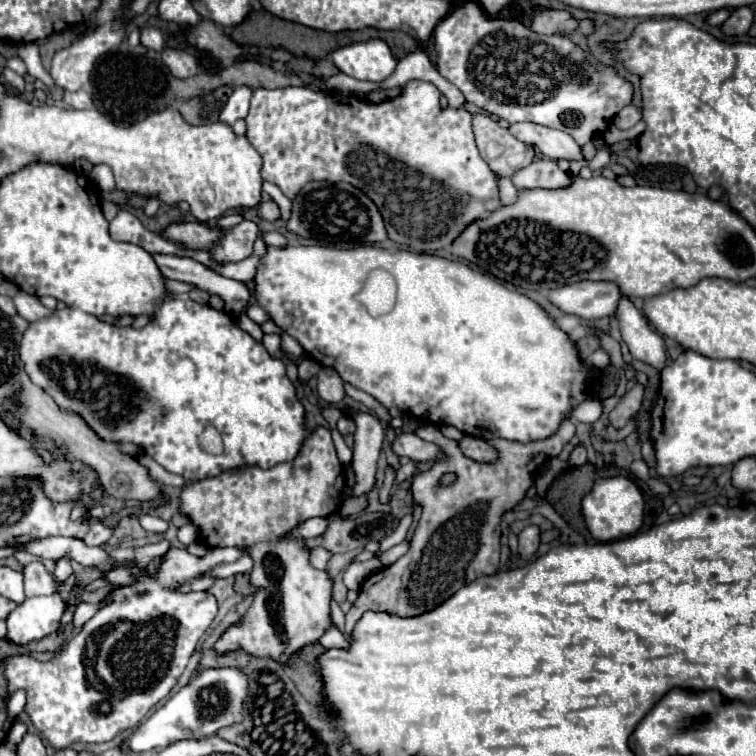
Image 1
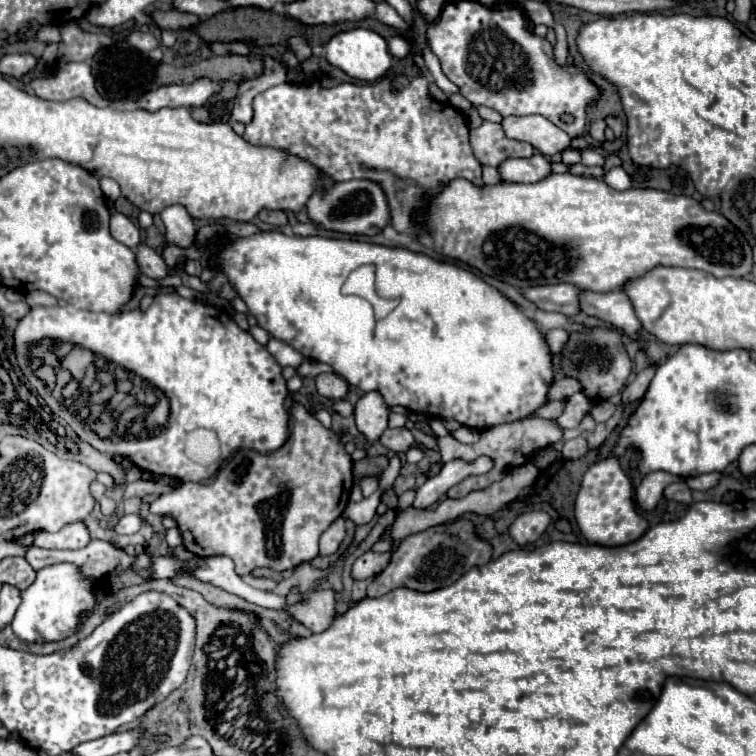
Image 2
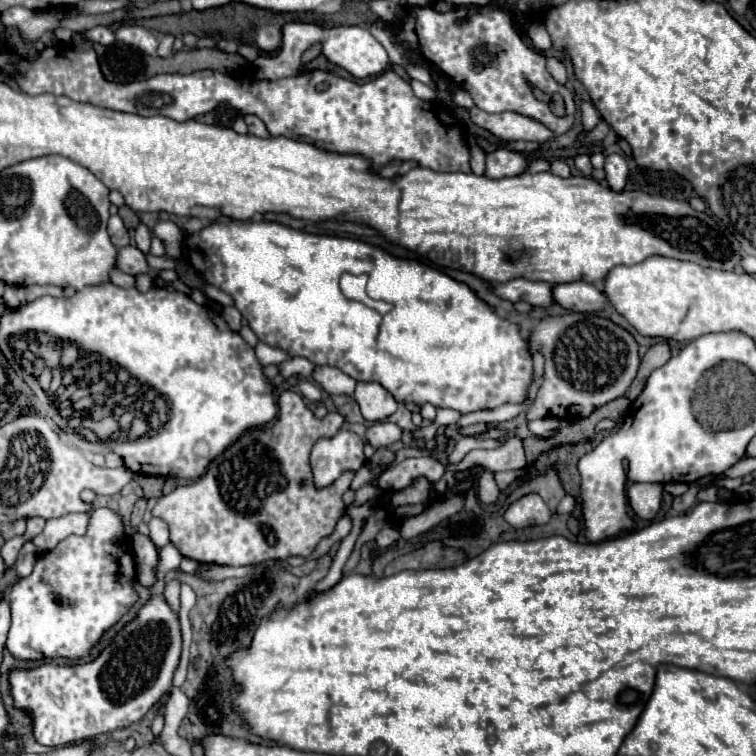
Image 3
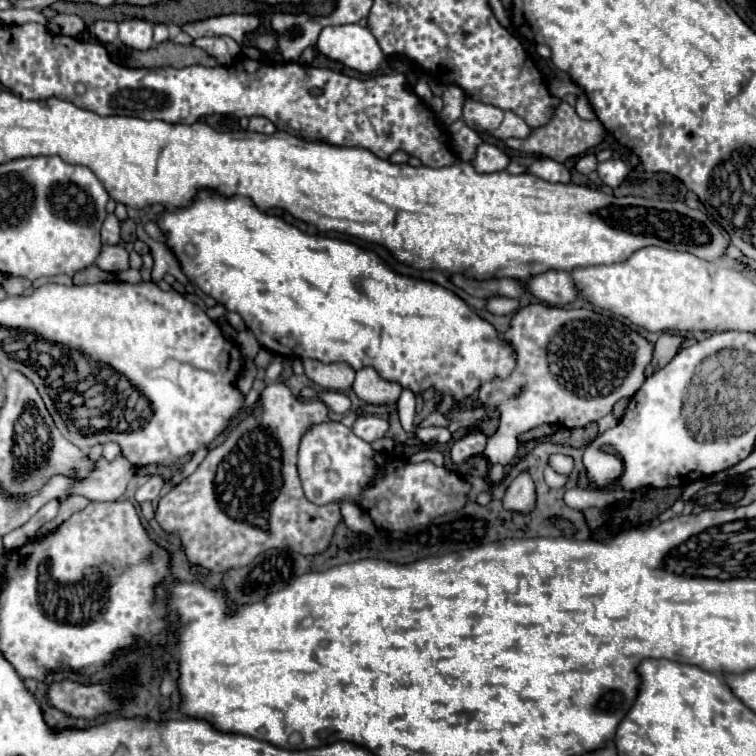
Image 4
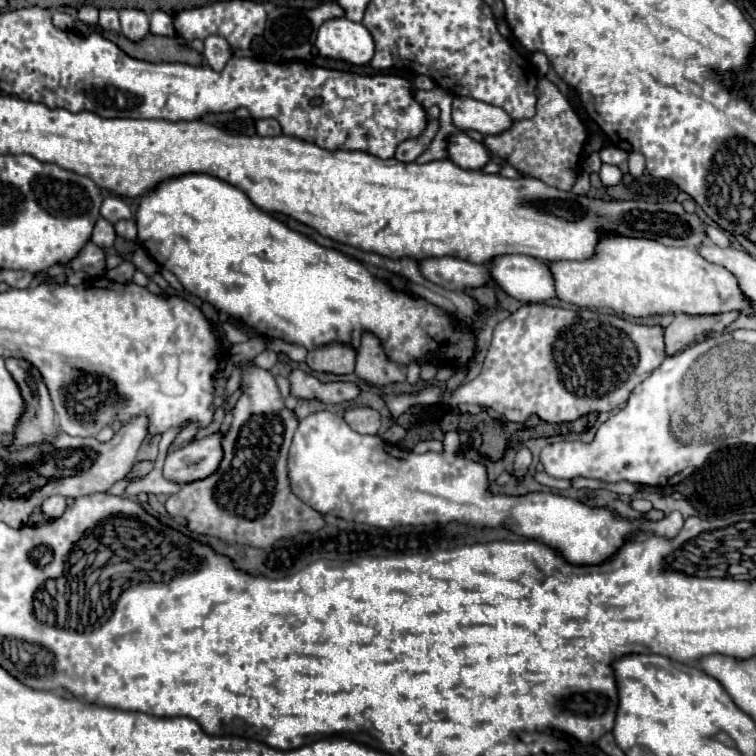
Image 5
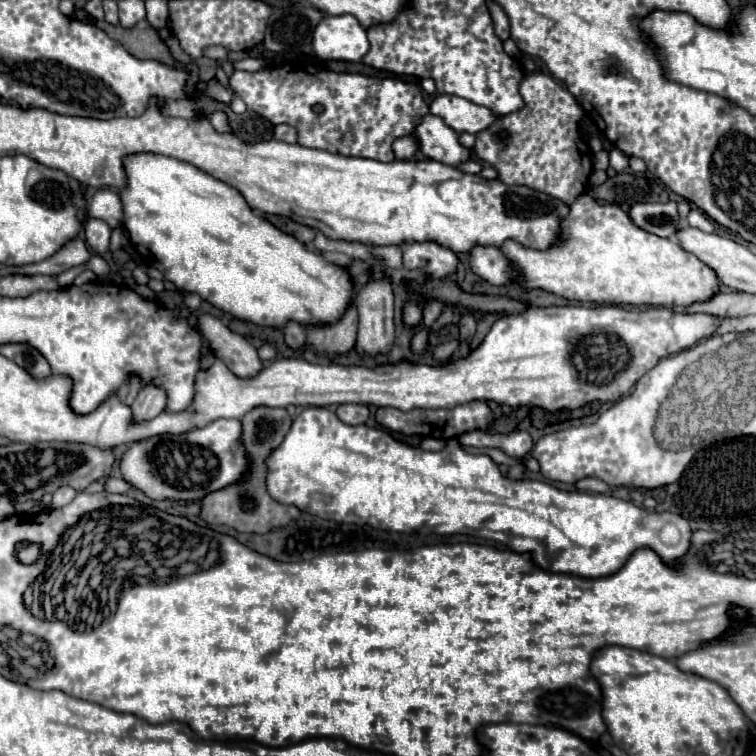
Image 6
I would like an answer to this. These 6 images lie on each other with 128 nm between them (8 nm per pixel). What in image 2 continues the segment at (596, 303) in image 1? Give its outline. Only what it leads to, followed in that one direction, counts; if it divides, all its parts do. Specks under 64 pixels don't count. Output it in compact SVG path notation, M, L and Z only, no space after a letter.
M554 284L554 286L532 286L526 288L522 294L534 302L540 310L546 312L560 312L566 316L576 316L580 312L580 288L574 284Z

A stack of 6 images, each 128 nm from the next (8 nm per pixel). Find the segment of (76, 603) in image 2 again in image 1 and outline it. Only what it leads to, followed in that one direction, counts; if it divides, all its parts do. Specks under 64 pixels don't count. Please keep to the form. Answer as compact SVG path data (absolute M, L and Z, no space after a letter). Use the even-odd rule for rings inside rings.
M64 556L64 558L60 558L60 560L58 560L56 570L54 570L54 576L56 576L56 580L58 580L58 582L64 582L64 580L70 576L70 572L72 572L70 561L70 556ZM60 592L52 596L36 596L26 598L10 616L8 616L8 640L26 646L30 642L38 642L44 636L58 630L60 618L66 606Z

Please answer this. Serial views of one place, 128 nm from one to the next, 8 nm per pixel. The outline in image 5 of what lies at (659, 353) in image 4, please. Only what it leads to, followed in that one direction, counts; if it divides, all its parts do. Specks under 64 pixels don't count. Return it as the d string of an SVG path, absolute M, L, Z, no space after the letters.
M726 312L718 316L686 316L676 314L674 322L664 330L664 344L666 354L672 356L686 346L704 340L704 336L720 334L726 326L730 326L740 314L738 312Z

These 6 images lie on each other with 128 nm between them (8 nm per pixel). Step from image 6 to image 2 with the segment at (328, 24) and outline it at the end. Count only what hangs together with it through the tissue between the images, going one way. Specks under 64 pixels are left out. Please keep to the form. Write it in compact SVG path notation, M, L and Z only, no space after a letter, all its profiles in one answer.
M356 28L356 30L348 30L348 32L340 32L336 34L328 44L326 44L326 60L344 70L350 78L356 78L356 80L362 80L362 82L376 82L380 78L386 76L386 72L390 70L392 66L392 56L388 52L388 46L386 46L386 40L372 32L372 30L362 30L362 28Z

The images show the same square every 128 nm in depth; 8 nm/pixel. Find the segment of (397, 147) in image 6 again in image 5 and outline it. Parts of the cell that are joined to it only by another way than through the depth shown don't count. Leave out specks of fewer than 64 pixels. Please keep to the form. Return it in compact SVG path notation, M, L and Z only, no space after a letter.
M430 120L428 126L426 126L426 130L424 130L418 138L406 140L406 142L402 142L402 144L396 148L396 156L394 156L394 158L400 160L400 162L414 162L414 160L430 146L430 142L432 142L432 138L436 136L438 128L440 128L440 122L438 122L438 120Z

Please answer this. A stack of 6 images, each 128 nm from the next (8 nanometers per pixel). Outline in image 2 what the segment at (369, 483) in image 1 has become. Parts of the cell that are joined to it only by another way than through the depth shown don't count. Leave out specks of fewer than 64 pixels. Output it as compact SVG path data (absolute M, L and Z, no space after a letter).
M368 392L360 396L354 408L354 418L356 418L356 428L362 432L368 444L378 442L380 432L388 428L388 412L390 408L386 406L386 402L378 392Z

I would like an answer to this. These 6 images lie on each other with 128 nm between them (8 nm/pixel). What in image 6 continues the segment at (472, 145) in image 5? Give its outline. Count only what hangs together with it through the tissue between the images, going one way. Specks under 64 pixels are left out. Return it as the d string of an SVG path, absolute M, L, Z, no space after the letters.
M424 116L414 134L420 140L420 150L432 160L448 166L460 166L470 160L470 150L462 146L460 134L452 132L438 116Z

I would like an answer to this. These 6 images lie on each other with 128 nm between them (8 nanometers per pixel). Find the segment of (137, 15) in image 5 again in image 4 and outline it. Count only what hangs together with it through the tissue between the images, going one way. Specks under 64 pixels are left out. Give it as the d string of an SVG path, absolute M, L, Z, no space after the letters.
M126 20L120 22L120 40L136 50L148 50L154 46L152 40L152 24L144 20Z

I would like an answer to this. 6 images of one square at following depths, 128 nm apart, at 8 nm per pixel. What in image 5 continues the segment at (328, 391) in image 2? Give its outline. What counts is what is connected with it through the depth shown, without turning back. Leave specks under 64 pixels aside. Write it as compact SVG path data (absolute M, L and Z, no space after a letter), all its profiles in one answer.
M332 344L326 350L312 350L306 356L306 364L318 374L352 374L356 362L356 352L350 346Z

